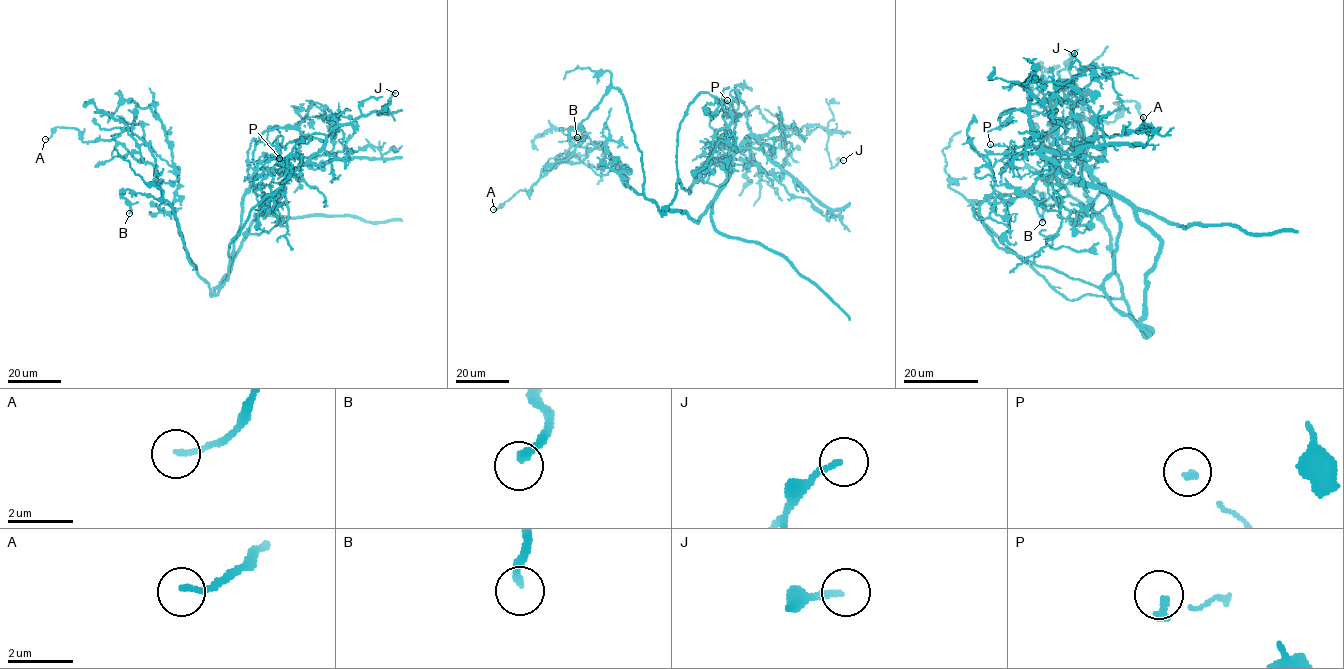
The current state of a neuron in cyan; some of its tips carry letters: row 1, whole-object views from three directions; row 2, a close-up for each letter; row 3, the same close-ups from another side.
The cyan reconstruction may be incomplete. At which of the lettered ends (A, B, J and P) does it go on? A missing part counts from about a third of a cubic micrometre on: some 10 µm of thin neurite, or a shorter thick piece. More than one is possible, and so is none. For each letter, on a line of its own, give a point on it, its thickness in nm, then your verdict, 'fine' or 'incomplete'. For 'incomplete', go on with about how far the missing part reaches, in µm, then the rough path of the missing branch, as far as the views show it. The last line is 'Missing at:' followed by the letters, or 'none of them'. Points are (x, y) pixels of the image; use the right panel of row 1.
A: place (1143, 117); calibre 150 nm; fine
B: place (1042, 222); calibre 240 nm; fine
J: place (1074, 53); calibre 170 nm; fine
P: place (990, 144); calibre 190 nm; fine
Missing at: none of them

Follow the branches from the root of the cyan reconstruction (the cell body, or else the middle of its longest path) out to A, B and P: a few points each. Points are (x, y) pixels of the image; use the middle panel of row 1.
A: (672, 211), (660, 212), (627, 187), (602, 146), (579, 162), (557, 163), (527, 193), (519, 190), (493, 209)
B: (672, 211), (667, 207), (660, 212), (643, 195), (641, 152), (618, 89), (612, 87), (569, 132), (577, 137)
P: (672, 211), (684, 211), (696, 222), (750, 133), (747, 117), (732, 116), (733, 107), (727, 100)

